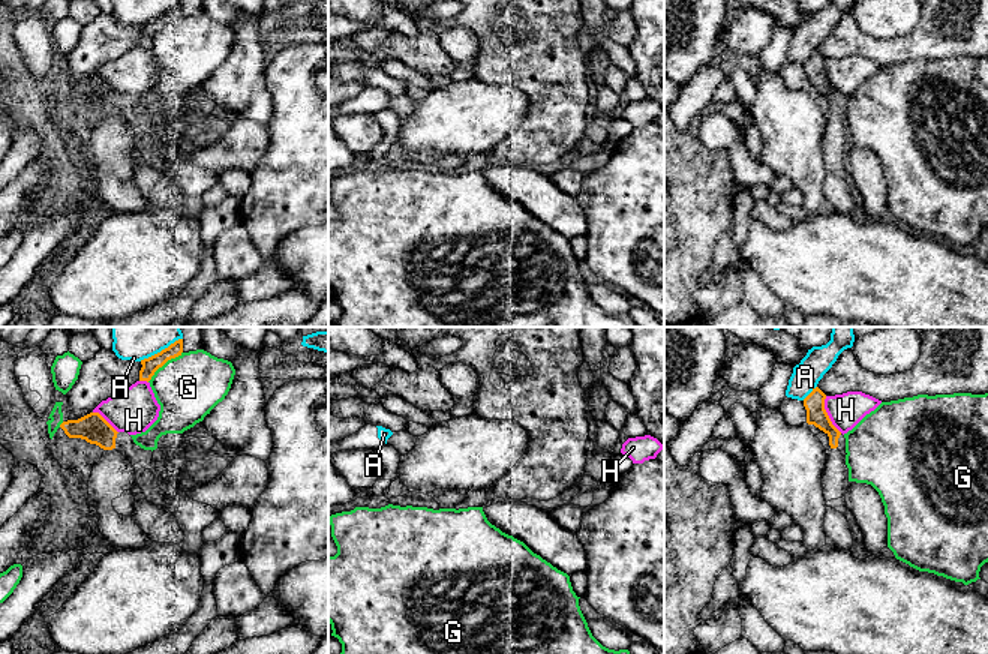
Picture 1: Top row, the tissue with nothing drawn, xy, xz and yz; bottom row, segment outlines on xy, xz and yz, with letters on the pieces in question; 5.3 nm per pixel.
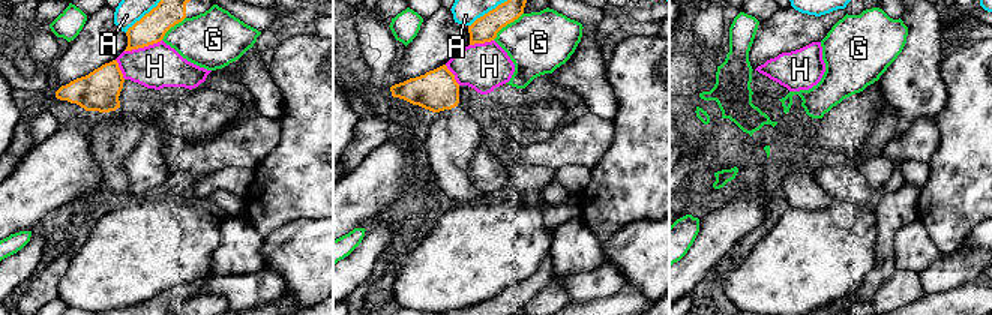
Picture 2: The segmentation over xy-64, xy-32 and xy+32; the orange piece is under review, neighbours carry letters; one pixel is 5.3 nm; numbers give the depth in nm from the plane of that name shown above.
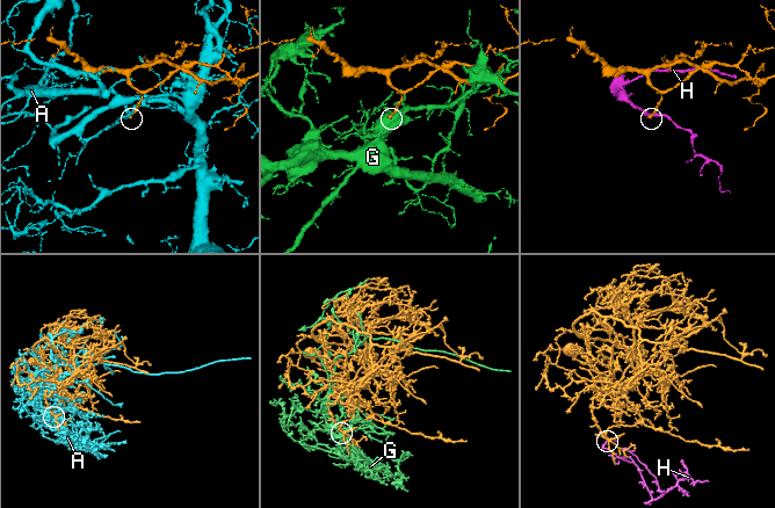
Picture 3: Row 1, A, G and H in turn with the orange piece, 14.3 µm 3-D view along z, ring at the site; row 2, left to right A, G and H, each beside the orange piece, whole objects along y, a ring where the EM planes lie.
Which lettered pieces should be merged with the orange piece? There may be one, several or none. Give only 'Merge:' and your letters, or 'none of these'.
Merge: none of these

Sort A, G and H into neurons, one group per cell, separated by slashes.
A / G / H

